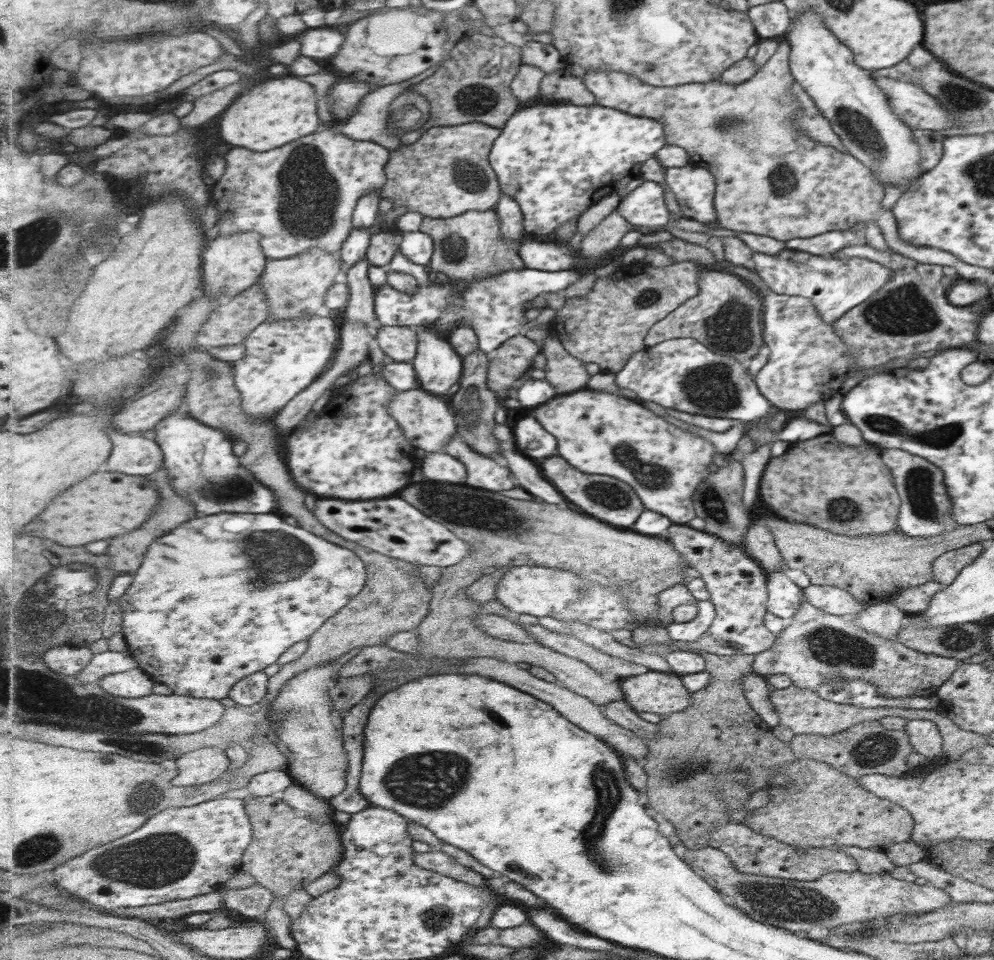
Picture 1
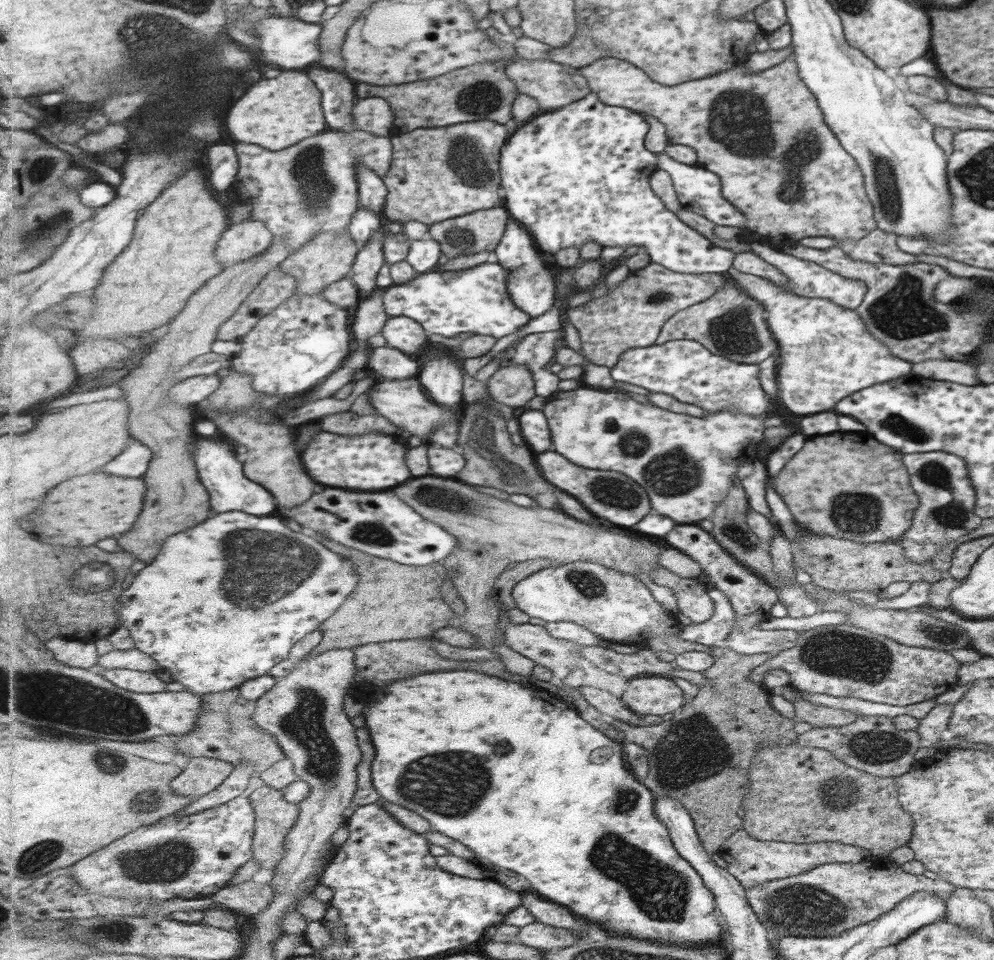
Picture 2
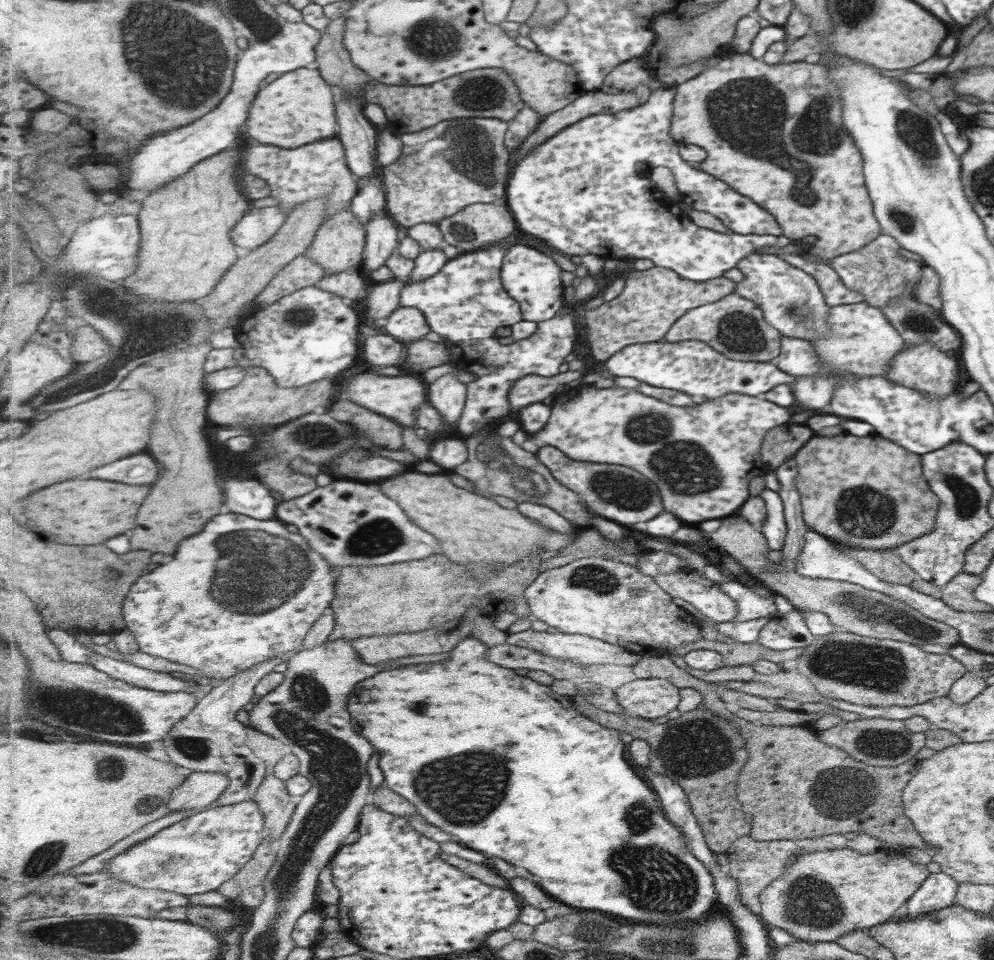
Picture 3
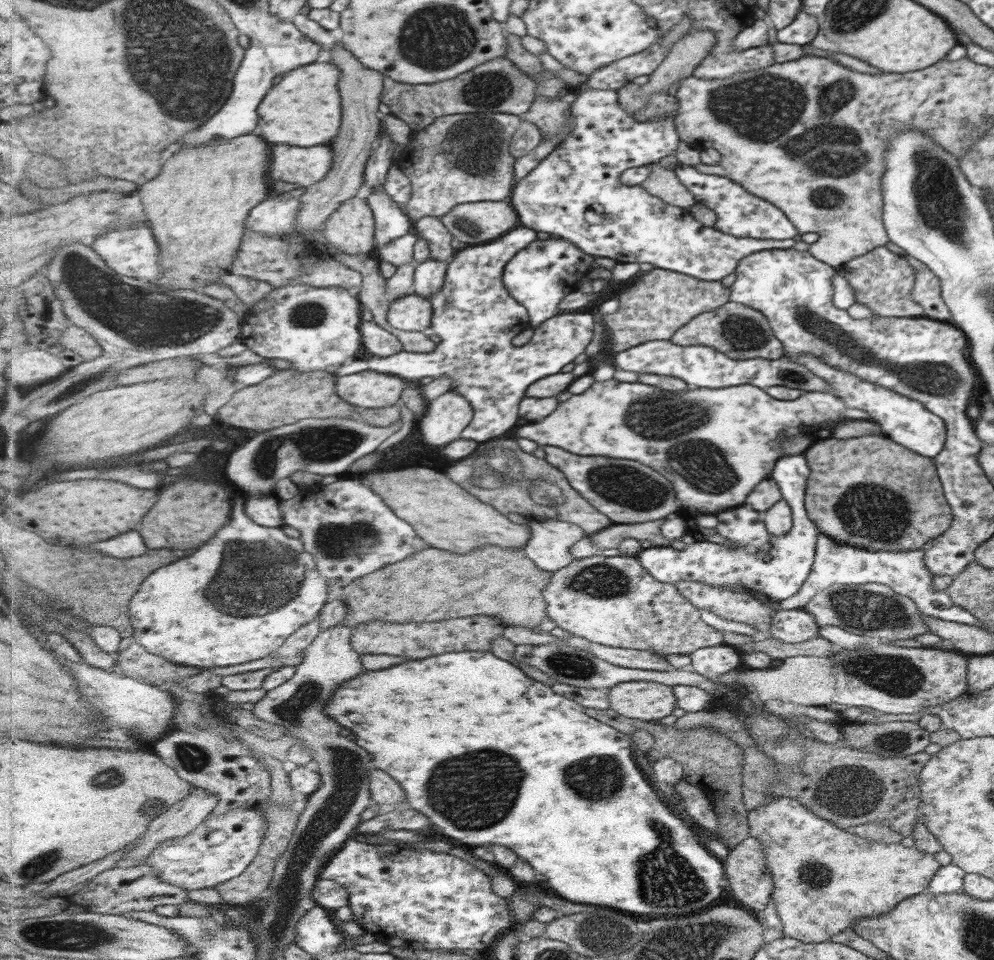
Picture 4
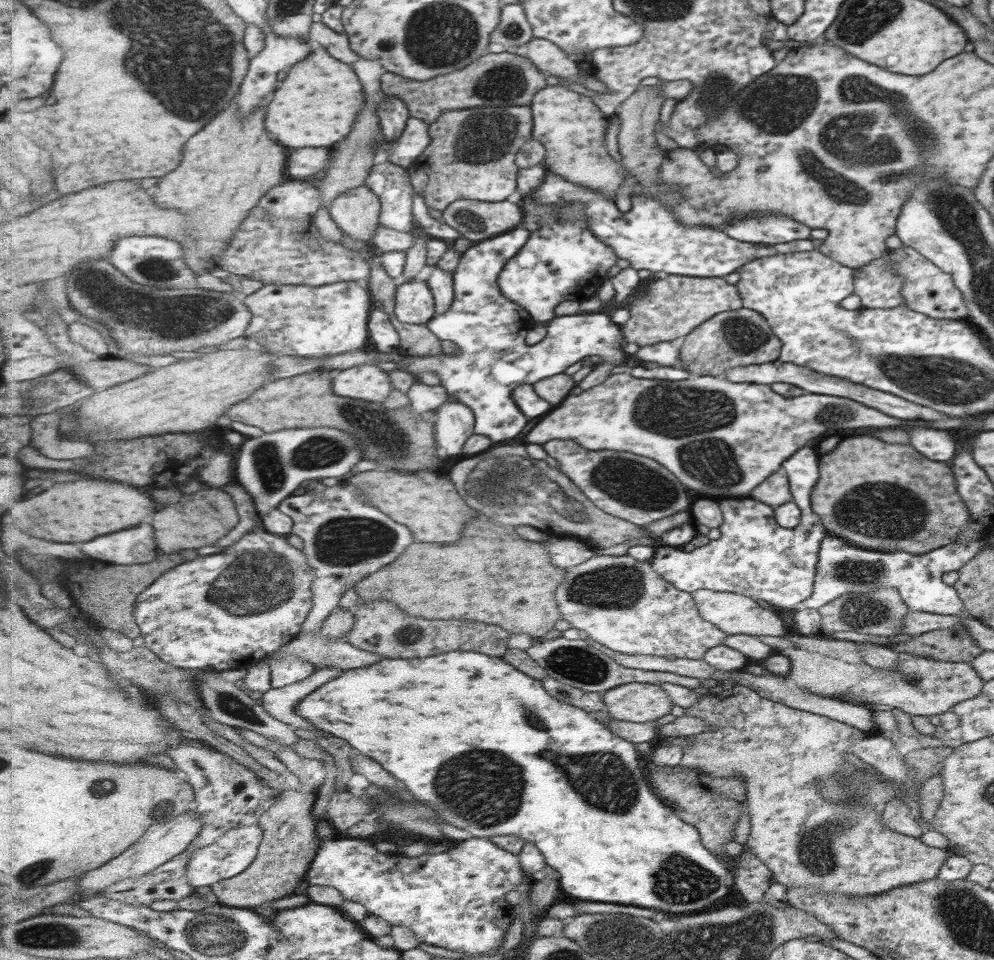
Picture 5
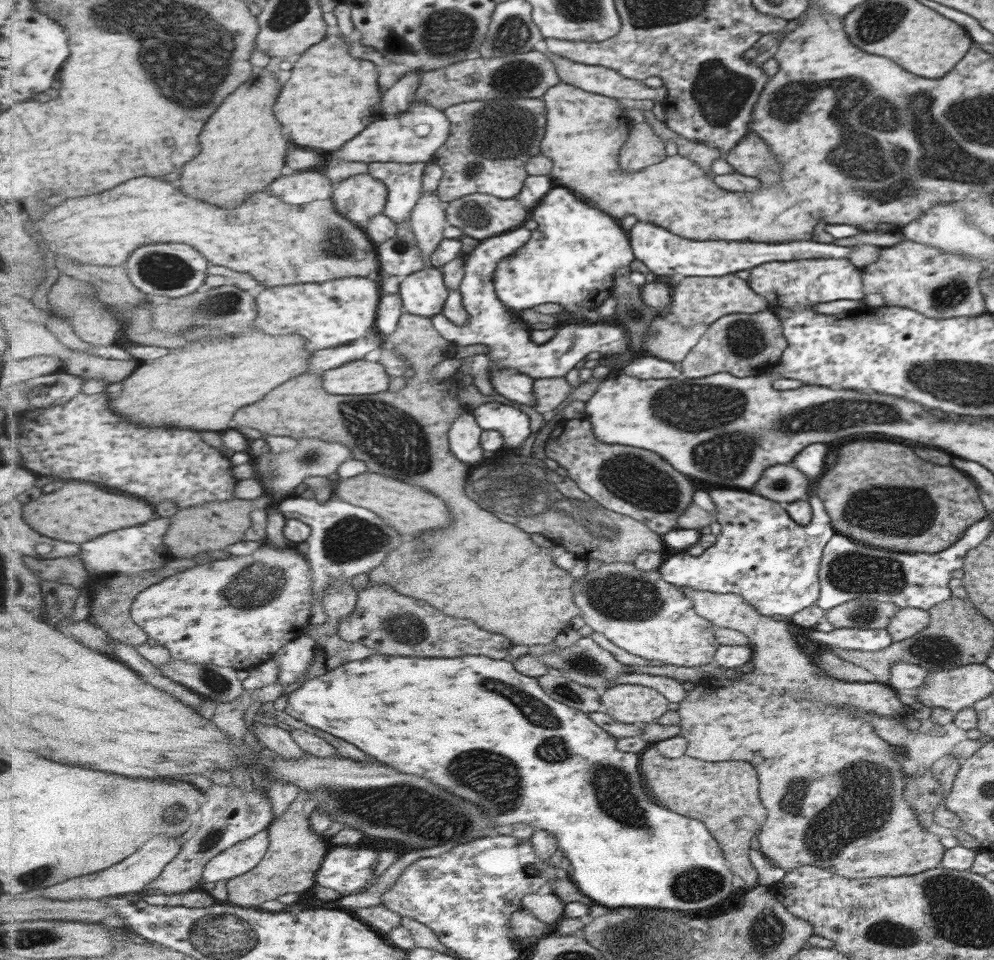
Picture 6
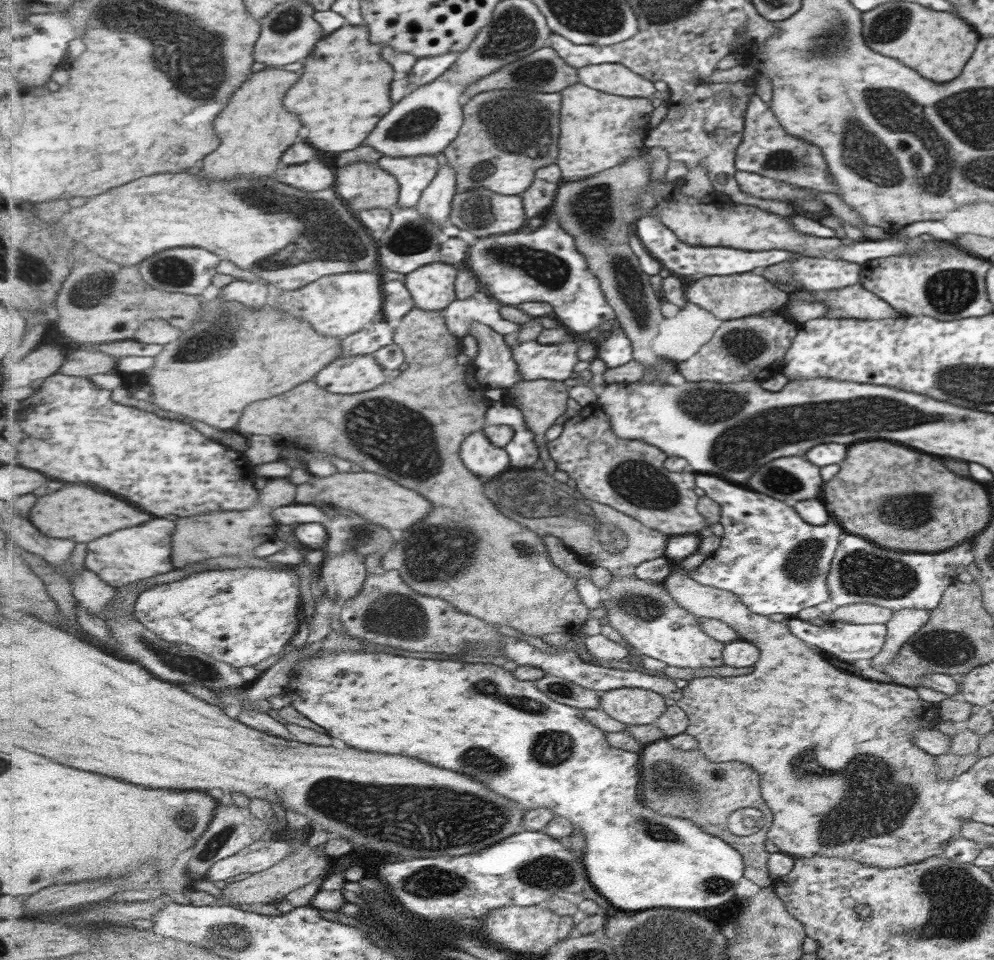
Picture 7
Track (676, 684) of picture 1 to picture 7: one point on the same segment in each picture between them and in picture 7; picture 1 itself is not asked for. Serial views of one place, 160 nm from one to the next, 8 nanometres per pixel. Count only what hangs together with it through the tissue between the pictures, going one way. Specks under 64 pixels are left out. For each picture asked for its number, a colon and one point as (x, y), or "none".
2: (654, 694)
3: (649, 698)
4: (647, 701)
5: (635, 702)
6: (630, 703)
7: (634, 706)

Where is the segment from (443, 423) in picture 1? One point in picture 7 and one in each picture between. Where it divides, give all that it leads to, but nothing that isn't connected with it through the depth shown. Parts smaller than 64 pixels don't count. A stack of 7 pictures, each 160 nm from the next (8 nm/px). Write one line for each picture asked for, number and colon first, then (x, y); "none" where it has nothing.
2: (406, 402)
3: (399, 397)
4: (369, 389)
5: (373, 383)
6: (358, 377)
7: (355, 373)

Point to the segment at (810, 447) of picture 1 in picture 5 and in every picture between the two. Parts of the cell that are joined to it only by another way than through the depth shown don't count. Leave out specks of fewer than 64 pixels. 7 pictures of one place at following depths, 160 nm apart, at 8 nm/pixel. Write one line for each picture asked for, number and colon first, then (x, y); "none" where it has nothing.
2: (867, 498)
3: (877, 494)
4: (875, 494)
5: (903, 502)

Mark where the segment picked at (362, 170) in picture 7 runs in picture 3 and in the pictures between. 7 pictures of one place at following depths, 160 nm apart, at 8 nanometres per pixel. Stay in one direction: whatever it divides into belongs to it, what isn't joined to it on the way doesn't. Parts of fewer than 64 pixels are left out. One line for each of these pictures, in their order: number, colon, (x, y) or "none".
3: (340, 244)
4: (351, 228)
5: (358, 211)
6: (360, 197)

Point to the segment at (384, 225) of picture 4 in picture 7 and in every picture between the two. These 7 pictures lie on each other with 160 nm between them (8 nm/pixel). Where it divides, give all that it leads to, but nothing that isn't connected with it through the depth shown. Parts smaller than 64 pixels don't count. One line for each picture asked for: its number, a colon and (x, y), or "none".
5: (391, 182)
6: (405, 181)
7: (415, 174)

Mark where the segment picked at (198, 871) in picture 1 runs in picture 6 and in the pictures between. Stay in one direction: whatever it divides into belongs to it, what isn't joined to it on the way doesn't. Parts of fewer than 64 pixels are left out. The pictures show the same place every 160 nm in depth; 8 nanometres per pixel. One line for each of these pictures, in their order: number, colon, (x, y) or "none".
2: (194, 856)
3: (203, 851)
4: (220, 849)
5: (233, 853)
6: (239, 859)

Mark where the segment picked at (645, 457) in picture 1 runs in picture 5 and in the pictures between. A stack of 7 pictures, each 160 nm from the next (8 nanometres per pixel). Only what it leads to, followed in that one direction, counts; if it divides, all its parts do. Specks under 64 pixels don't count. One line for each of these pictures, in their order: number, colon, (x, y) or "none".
2: (687, 463)
3: (704, 456)
4: (717, 444)
5: (718, 437)

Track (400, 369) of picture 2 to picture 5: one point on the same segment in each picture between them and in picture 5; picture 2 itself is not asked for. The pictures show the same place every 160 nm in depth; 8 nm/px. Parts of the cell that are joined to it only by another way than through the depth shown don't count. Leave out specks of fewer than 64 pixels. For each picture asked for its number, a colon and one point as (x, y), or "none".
3: (382, 349)
4: (380, 342)
5: (383, 332)

